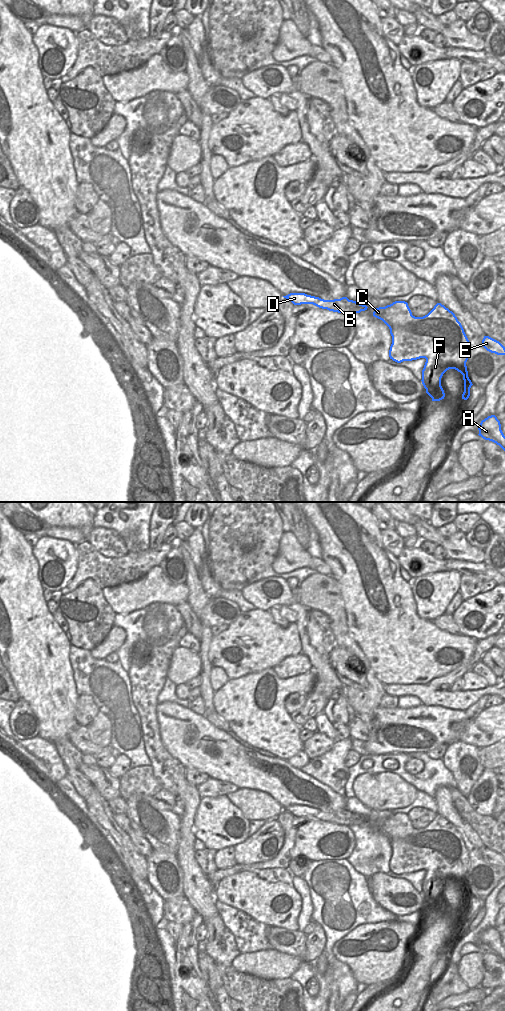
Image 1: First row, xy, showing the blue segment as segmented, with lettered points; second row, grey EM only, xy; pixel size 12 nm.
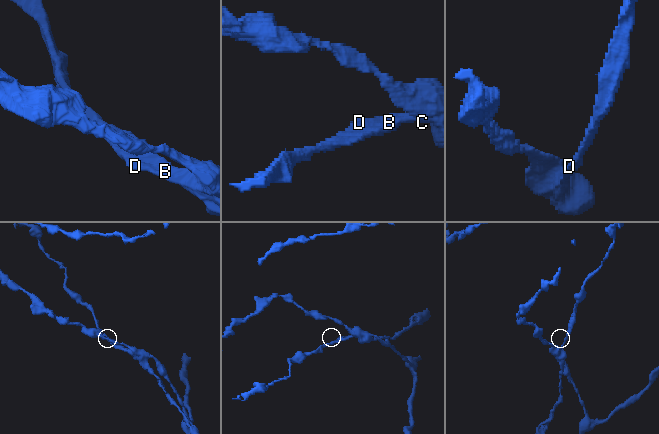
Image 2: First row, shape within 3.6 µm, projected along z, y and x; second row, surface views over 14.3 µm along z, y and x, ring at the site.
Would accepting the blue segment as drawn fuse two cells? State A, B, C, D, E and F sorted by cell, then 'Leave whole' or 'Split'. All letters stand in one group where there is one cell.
Groups: A B C D F / E. Split.

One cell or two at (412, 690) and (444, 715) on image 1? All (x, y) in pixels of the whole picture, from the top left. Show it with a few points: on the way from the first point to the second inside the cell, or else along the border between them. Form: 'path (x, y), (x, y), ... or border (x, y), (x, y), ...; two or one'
border (422, 703), (427, 706), (443, 706), (456, 710); two

